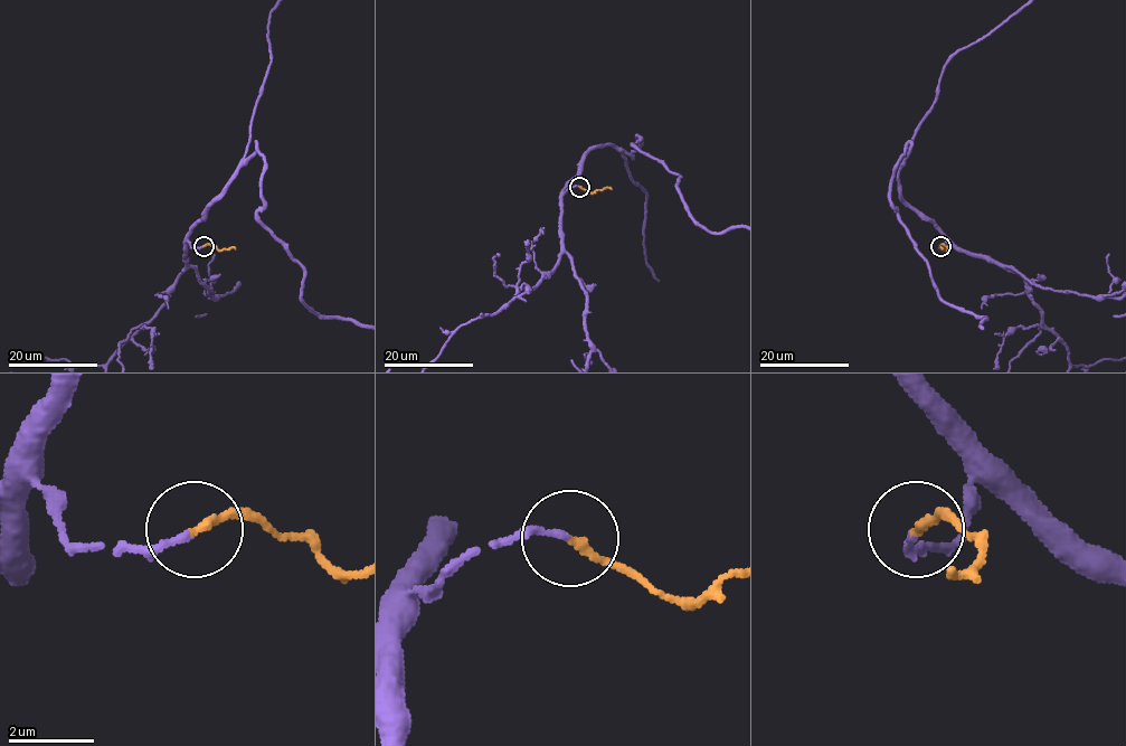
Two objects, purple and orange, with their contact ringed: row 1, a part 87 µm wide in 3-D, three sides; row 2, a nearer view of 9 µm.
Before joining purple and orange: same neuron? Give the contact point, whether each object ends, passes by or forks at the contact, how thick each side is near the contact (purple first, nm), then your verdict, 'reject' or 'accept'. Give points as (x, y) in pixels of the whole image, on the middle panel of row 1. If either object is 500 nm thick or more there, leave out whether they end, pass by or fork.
at (579, 187); purple ends there; orange ends there; 140 nm thick on the purple side, 200 nm on the other; accept

